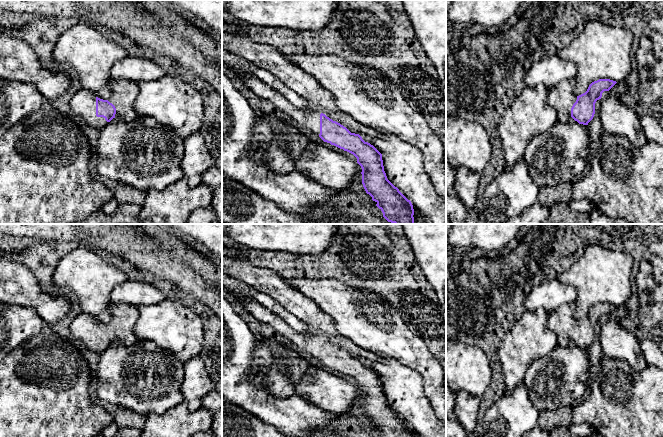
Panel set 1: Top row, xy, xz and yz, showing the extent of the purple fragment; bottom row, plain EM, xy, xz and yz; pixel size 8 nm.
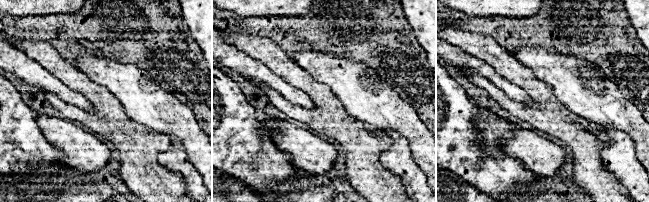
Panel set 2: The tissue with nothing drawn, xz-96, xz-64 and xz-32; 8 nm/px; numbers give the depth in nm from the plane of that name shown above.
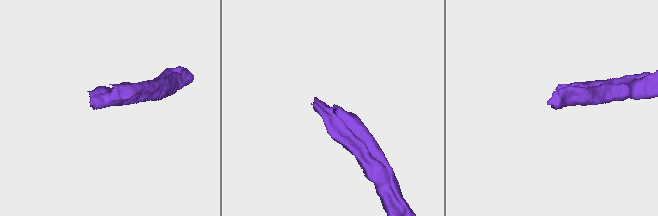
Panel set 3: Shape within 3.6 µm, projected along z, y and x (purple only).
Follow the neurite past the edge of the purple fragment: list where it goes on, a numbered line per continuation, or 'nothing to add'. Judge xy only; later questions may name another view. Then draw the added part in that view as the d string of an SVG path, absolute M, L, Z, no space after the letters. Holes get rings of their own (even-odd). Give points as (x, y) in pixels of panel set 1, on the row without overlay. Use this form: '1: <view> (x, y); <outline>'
1: xy (83, 327); M80 314L70 324L70 331L81 341L84 350L102 353L108 346L96 340L96 320L88 314Z

